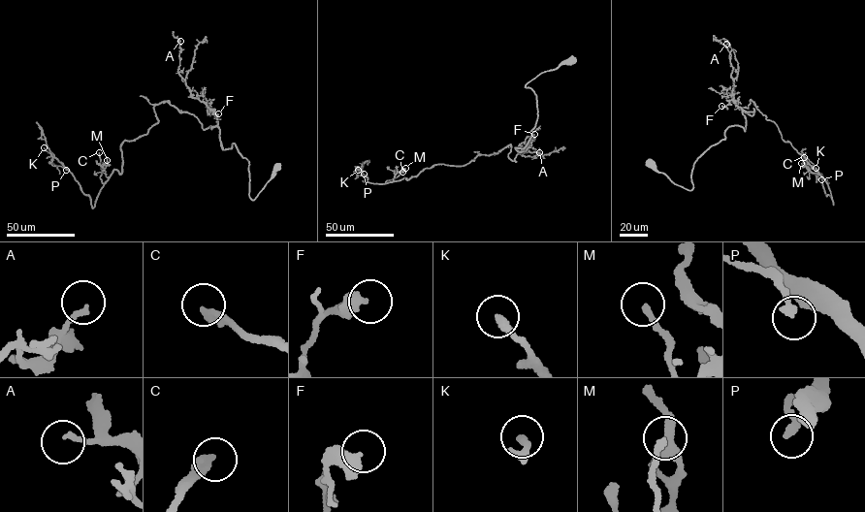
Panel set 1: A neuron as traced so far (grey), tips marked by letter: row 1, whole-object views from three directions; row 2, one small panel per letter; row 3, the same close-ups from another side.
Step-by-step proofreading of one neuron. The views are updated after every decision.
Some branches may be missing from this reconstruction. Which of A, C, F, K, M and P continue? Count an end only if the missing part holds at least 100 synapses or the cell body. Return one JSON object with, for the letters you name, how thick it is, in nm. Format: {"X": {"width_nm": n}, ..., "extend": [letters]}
{"C": {"width_nm": 280}, "extend": ["C"]}

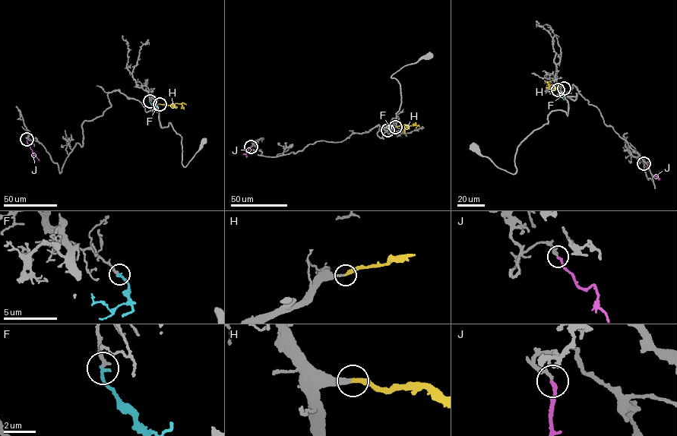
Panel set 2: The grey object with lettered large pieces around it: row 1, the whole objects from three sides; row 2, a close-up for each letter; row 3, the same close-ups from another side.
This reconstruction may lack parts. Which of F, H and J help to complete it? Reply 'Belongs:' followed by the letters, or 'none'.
Belongs: F, H

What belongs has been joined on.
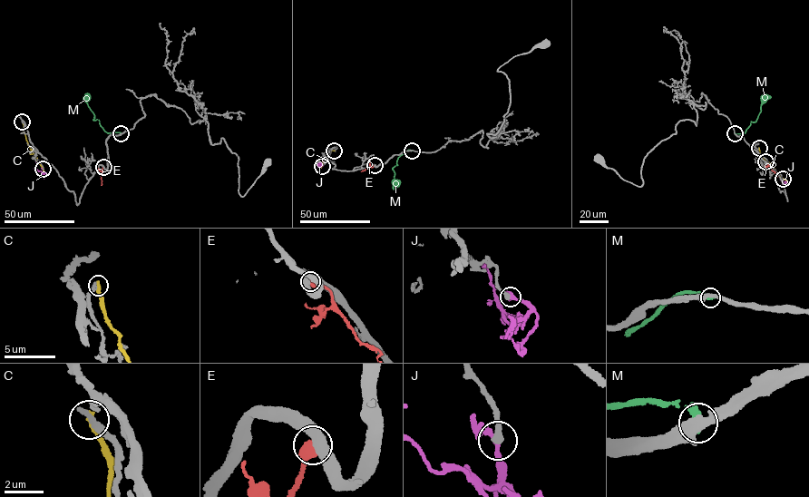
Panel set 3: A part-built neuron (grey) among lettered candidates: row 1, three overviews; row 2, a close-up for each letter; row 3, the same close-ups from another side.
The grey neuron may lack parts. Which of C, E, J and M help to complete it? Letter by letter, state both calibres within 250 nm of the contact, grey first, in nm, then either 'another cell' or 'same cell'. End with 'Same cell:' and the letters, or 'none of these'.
C: calibres 320 and 280 nm; another cell
E: calibres 460 and 550 nm; another cell
J: calibres 360 and 240 nm; same cell
M: calibres 440 and 280 nm; another cell
Same cell: J

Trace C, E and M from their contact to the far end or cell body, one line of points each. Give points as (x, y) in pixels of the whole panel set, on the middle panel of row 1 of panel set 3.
C: (334, 151), (329, 151), (320, 169)
E: (375, 165), (361, 171)
M: (412, 151), (400, 155), (397, 165), (393, 167), (394, 188)

